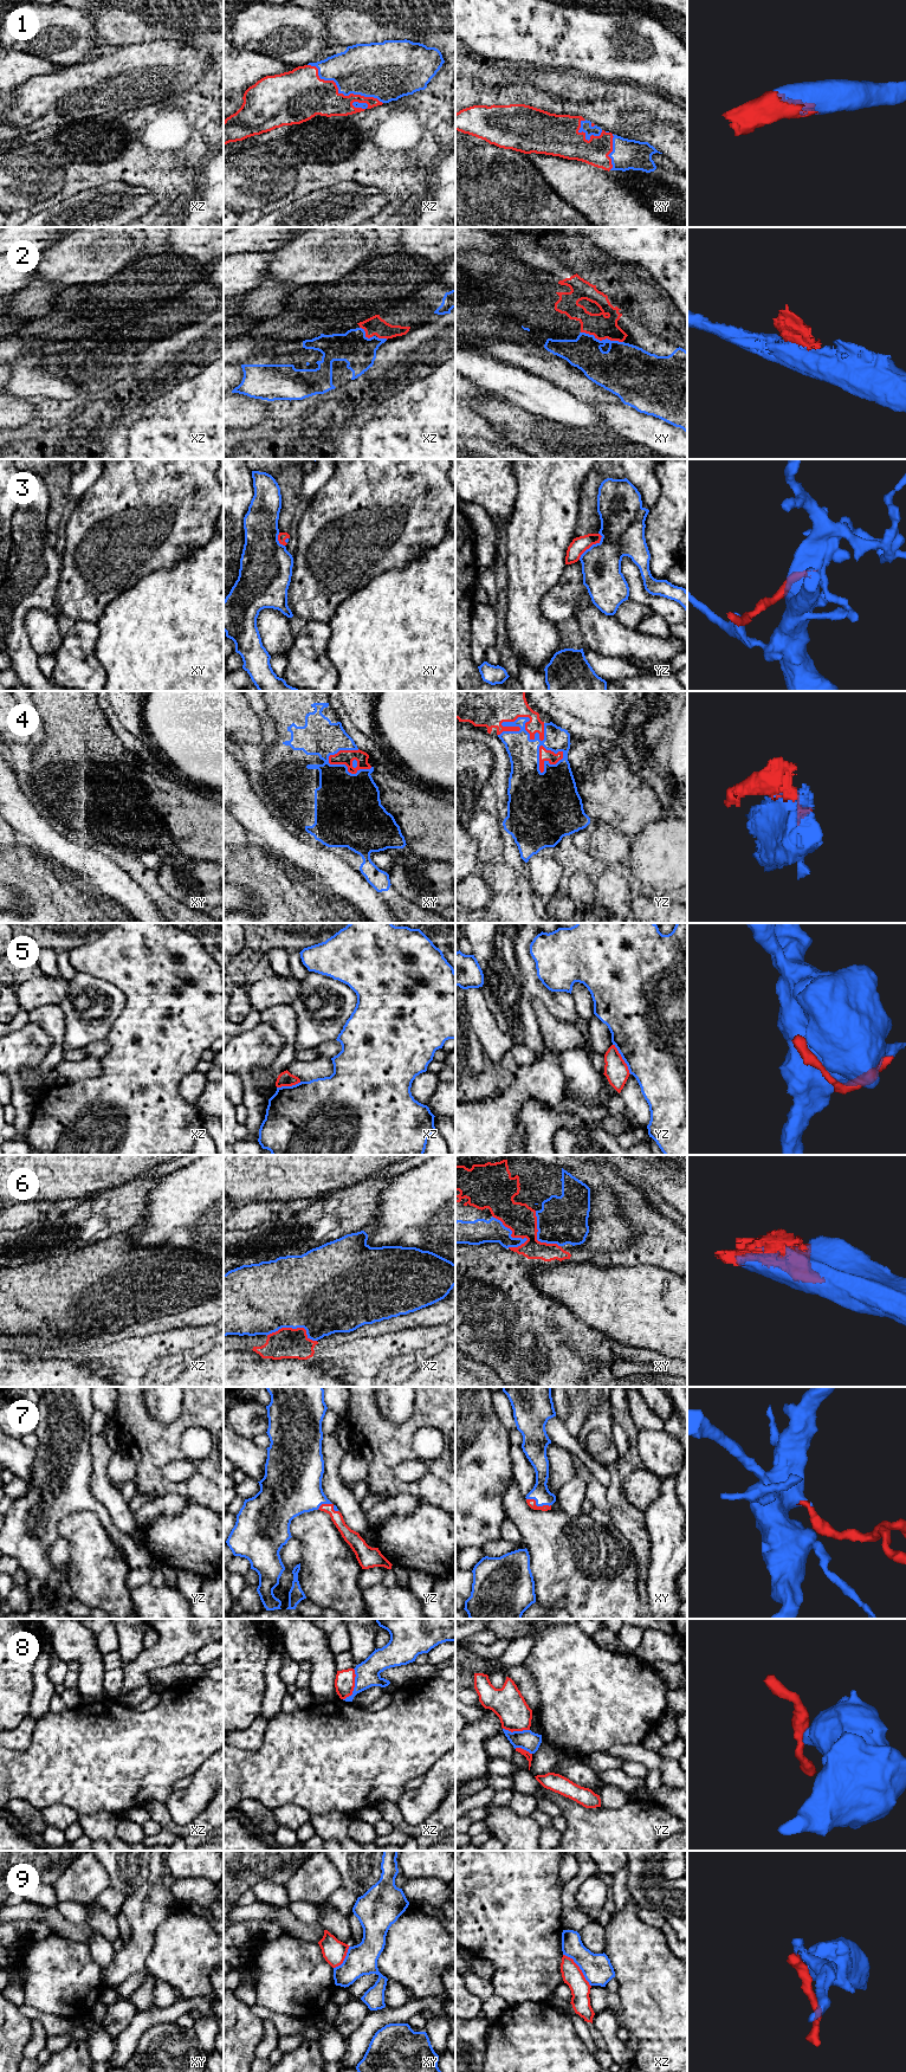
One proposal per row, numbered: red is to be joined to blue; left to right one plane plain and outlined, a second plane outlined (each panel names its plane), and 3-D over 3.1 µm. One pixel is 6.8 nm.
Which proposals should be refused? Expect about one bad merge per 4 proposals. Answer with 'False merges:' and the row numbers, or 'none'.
False merges: 2, 5, 8, 9

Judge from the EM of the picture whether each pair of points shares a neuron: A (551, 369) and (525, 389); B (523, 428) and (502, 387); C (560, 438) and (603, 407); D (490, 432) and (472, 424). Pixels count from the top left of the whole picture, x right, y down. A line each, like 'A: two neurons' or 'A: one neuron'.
A: two neurons
B: two neurons
C: two neurons
D: one neuron

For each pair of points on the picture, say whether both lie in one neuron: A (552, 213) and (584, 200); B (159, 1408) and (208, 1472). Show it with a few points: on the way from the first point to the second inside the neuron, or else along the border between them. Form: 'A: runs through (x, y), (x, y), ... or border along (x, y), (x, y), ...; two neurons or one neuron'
A: border along (550, 186), (583, 214); two neurons
B: border along (182, 1399), (170, 1422), (154, 1419), (146, 1407); two neurons

